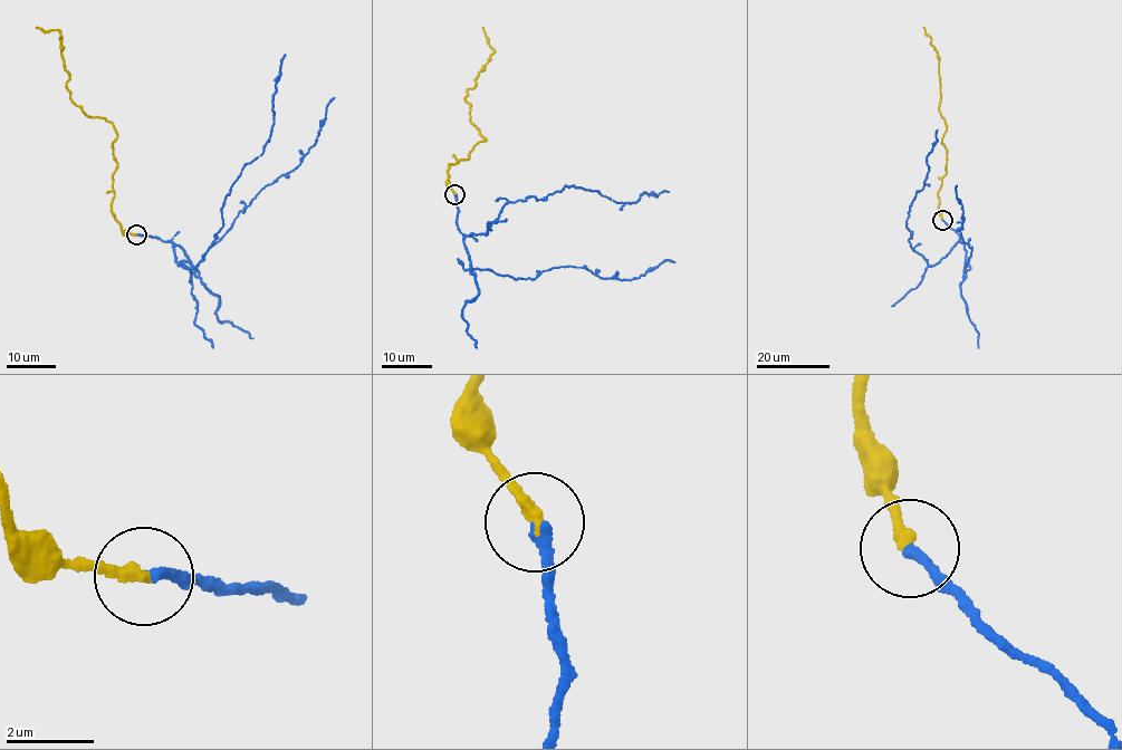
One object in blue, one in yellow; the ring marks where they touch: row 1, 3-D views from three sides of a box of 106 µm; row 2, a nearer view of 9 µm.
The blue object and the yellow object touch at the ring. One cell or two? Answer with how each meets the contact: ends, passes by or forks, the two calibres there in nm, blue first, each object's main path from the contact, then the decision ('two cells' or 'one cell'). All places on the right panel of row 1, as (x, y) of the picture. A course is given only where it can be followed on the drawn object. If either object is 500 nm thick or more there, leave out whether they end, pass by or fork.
blue ends there; yellow ends there; 260 nm thick on the blue side, 280 nm on the other; blue runs (942, 220), (958, 233), (959, 242), (930, 266), (910, 244), (907, 224), (938, 130); yellow runs (942, 220), (938, 193), (946, 173), (947, 151), (941, 142), (946, 122), (939, 108), (939, 56), (923, 27); one cell

